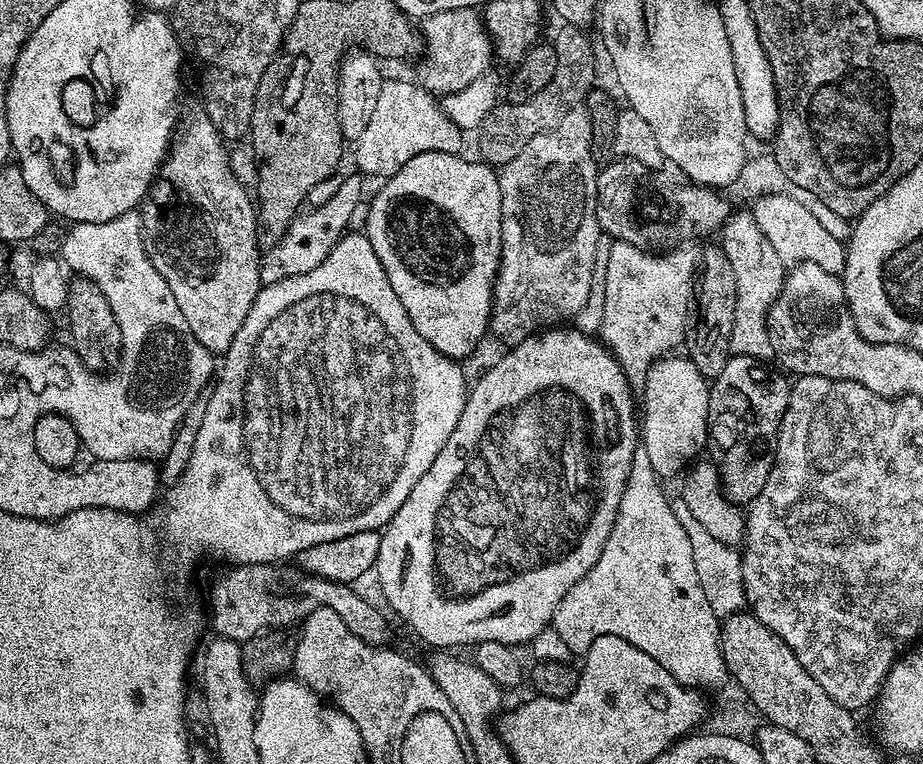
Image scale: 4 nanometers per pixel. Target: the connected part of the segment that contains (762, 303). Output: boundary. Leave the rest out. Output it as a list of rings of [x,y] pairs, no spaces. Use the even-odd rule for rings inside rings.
[[[733,211],[723,226],[722,235],[724,237],[718,240],[718,244],[723,248],[726,258],[730,258],[738,294],[738,302],[734,306],[734,334],[730,338],[732,352],[737,356],[753,356],[755,360],[771,361],[774,353],[768,333],[768,311],[774,306],[784,285],[786,262],[778,250],[770,246],[770,238],[762,234],[762,226],[758,226],[751,211]]]

